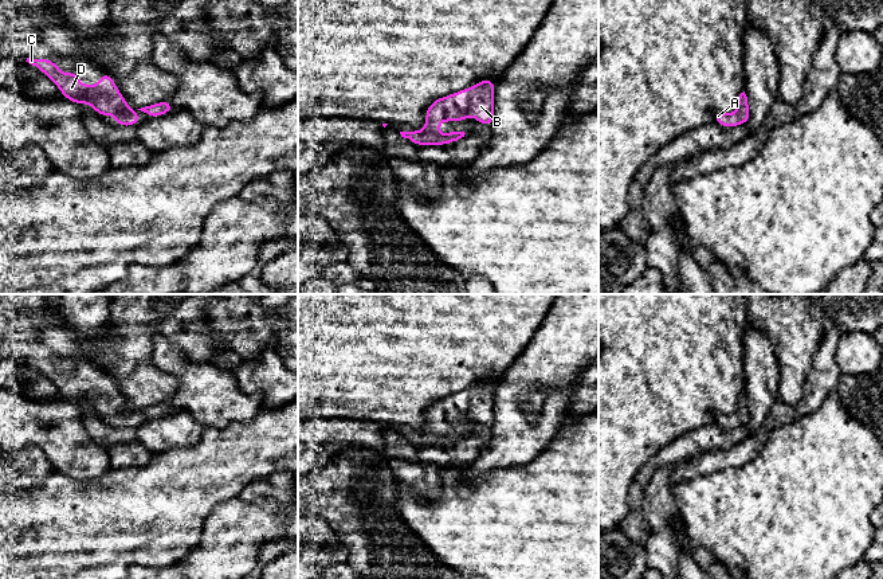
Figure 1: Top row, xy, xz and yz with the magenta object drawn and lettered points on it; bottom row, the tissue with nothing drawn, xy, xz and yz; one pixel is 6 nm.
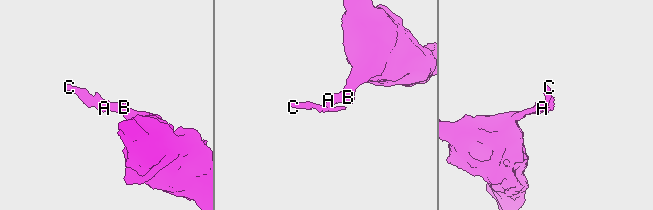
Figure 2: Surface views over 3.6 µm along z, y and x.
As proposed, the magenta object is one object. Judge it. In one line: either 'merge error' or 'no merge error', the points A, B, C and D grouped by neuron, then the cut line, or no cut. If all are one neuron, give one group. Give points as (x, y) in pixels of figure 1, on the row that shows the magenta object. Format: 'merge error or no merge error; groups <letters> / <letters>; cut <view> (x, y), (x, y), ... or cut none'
no merge error; groups A B C D; cut none

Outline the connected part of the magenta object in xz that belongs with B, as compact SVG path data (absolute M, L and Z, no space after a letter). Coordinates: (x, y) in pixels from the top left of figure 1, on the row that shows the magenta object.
M487 78L475 86L456 91L435 99L425 110L427 124L421 132L400 132L401 137L411 140L415 145L448 145L464 137L464 132L448 132L439 134L439 124L442 121L463 121L470 116L486 126L494 120L494 87L495 82Z

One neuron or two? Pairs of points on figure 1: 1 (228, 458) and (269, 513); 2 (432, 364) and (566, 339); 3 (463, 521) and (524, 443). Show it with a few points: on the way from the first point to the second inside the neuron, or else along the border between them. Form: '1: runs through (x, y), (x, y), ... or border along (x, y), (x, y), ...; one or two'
1: border along (238, 496), (220, 501), (211, 512); two
2: border along (542, 320), (532, 340), (506, 372); two
3: border along (536, 456), (521, 465), (501, 466), (475, 474); two

